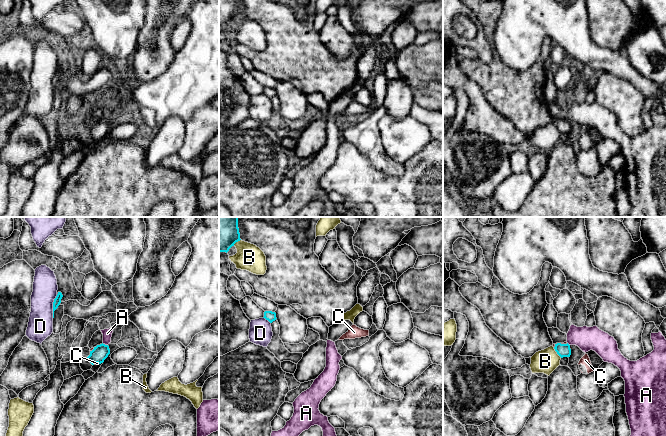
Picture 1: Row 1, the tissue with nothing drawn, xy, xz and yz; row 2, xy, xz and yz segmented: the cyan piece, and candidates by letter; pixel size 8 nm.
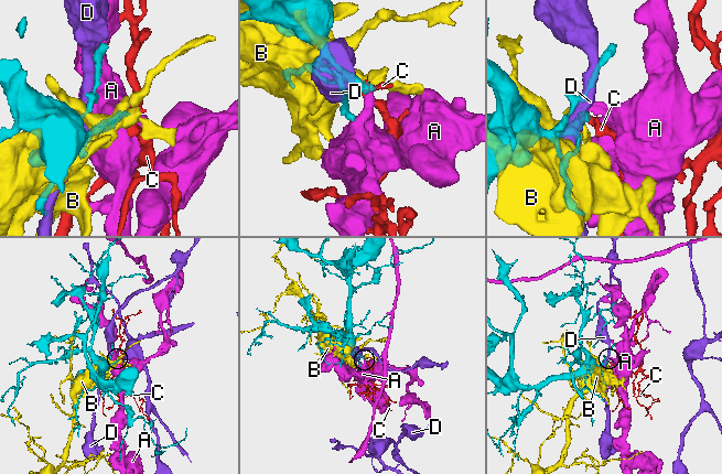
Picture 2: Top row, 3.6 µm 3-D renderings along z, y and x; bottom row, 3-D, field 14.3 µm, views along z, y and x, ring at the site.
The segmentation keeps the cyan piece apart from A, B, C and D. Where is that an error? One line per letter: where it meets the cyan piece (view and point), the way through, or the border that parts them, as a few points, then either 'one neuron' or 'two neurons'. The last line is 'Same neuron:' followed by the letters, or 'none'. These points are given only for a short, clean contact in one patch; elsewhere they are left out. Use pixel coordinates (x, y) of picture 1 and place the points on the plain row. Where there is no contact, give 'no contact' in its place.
A: meets cyan in xy at (104, 120); two neurons
B: meets cyan in yz at (556, 127); two neurons
C: meets cyan in yz at (564, 120); runs through yz (563, 126), (564, 120), (564, 118); one neuron
D: meets cyan in xy at (53, 82); two neurons
Same neuron: C

